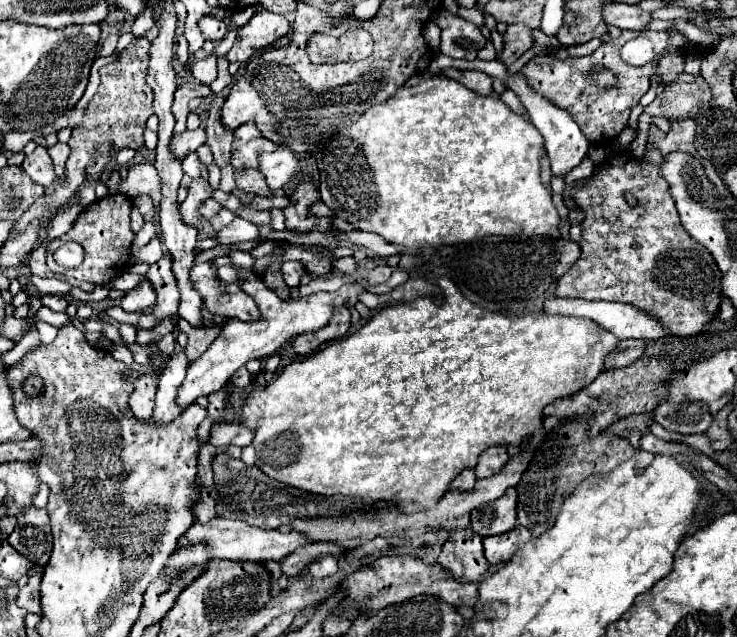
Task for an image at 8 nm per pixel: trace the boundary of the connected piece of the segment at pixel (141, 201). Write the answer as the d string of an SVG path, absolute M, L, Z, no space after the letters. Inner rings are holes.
M139 195L139 197L133 199L133 203L135 203L135 207L141 211L143 219L145 219L145 221L151 221L151 217L155 215L155 207L153 207L151 197L147 197L147 195Z

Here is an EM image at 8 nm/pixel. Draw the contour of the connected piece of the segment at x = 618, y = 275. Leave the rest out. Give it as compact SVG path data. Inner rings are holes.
M621 153L621 155L615 155L615 157L607 159L601 167L597 167L587 179L583 179L583 181L585 181L583 185L581 185L581 183L567 183L567 185L565 185L563 197L571 197L579 207L585 209L587 215L585 215L585 219L583 219L583 223L581 223L581 229L583 229L583 237L581 237L581 241L579 241L581 257L579 257L577 263L559 279L557 289L555 289L553 295L555 295L555 297L581 297L581 299L603 299L603 301L631 303L631 305L641 307L641 309L645 309L647 313L655 315L655 317L669 329L671 335L687 337L687 335L697 335L697 333L703 329L703 325L717 315L719 303L721 303L721 289L719 289L719 285L721 285L721 271L719 271L715 259L711 257L711 253L709 253L703 245L699 245L691 235L687 235L687 231L681 227L679 213L677 213L675 201L673 201L673 197L671 197L669 185L667 185L667 181L665 181L663 175L661 175L661 165L663 165L663 163L659 163L659 165L651 163L651 161L647 159L647 155L643 155L641 159L637 159L637 157L633 157L633 155L627 155L627 153L623 155L623 153ZM627 195L635 195L639 203L637 203L635 207L631 207L631 205L627 203Z

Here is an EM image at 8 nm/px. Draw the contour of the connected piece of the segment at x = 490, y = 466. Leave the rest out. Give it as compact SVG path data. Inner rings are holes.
M495 445L495 447L487 449L487 451L483 451L479 455L479 463L475 467L477 477L483 479L483 477L491 477L491 475L499 473L501 467L507 463L507 459L509 459L509 455L507 455L507 449L505 447Z

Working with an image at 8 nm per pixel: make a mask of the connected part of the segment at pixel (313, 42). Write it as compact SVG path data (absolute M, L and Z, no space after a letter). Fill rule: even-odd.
M349 29L339 37L311 33L307 41L307 55L313 63L359 61L369 57L371 51L373 51L371 33L367 33L365 29Z

